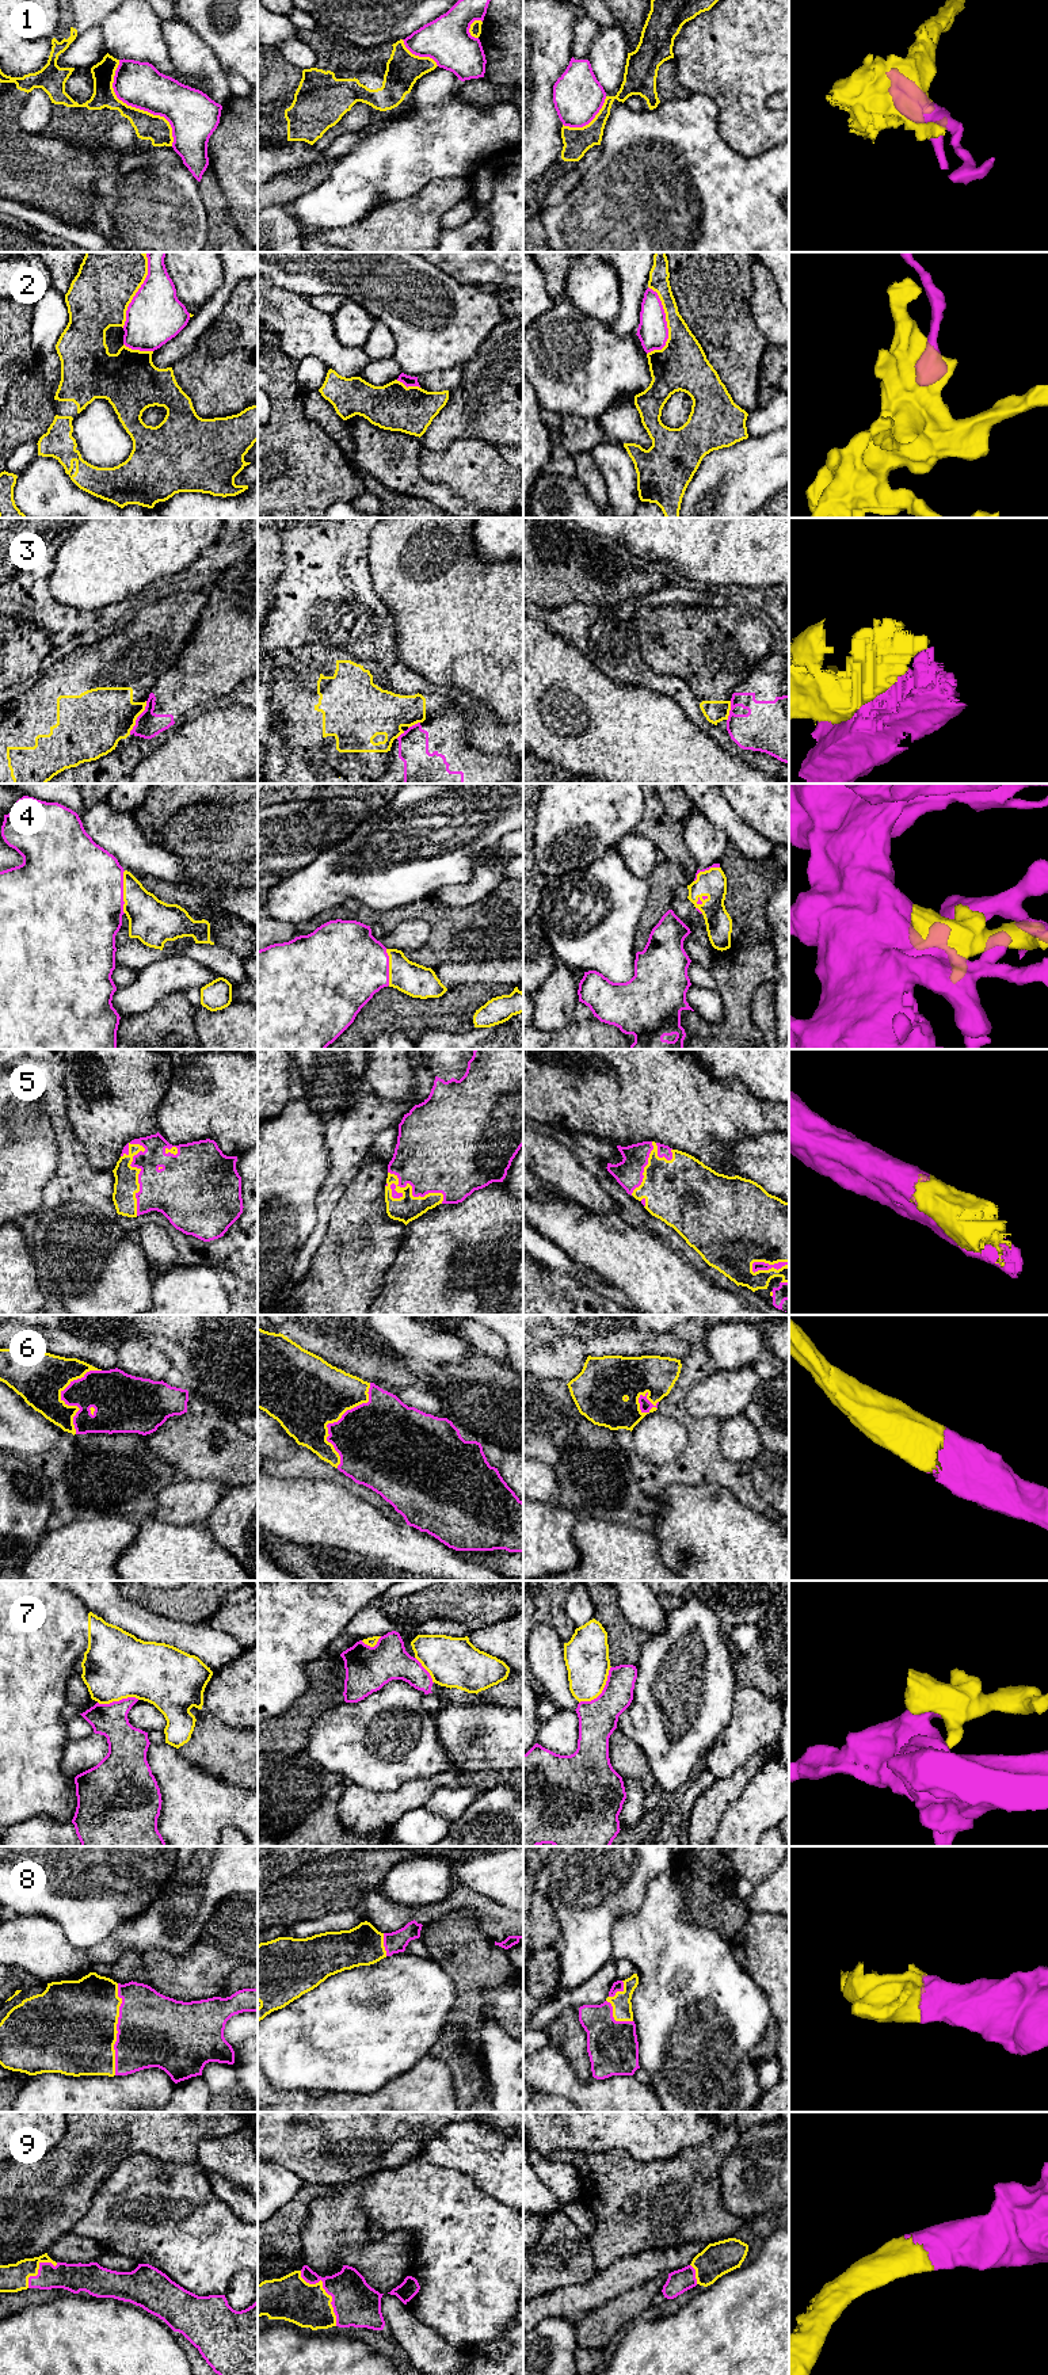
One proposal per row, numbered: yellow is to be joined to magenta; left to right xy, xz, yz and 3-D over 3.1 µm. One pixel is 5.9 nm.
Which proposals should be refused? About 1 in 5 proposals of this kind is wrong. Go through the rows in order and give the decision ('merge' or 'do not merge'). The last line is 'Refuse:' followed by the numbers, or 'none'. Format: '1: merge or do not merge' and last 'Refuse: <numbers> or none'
1: do not merge
2: do not merge
3: do not merge
4: merge
5: merge
6: merge
7: do not merge
8: merge
9: merge
Refuse: 1, 2, 3, 7

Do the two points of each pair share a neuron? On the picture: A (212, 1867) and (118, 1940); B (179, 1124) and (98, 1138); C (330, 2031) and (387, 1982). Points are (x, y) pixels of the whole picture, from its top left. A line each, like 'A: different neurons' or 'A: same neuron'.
A: same neuron
B: different neurons
C: same neuron

